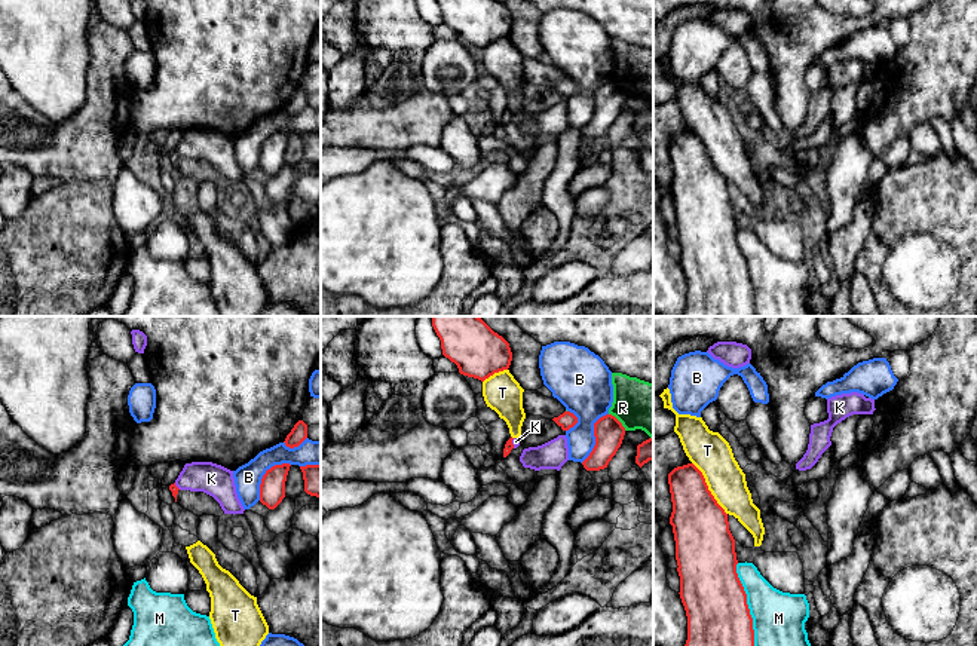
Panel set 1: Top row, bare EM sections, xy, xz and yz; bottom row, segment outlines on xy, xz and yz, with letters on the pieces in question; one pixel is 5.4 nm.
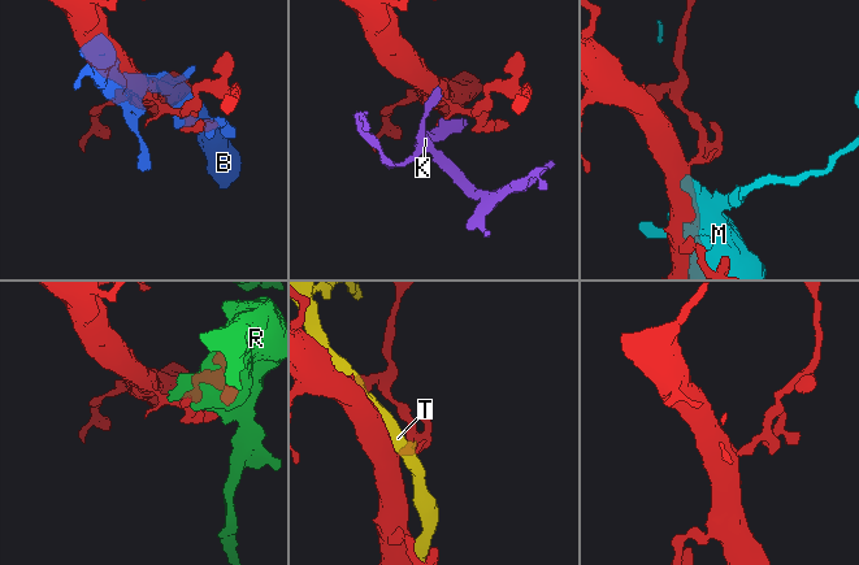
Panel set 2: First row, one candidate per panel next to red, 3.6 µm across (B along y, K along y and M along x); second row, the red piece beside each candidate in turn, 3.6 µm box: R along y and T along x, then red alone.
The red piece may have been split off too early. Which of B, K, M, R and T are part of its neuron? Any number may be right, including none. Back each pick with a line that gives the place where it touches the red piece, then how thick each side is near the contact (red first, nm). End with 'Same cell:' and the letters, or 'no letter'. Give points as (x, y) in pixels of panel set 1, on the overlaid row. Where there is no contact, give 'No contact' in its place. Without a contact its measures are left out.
Same cell: no letter

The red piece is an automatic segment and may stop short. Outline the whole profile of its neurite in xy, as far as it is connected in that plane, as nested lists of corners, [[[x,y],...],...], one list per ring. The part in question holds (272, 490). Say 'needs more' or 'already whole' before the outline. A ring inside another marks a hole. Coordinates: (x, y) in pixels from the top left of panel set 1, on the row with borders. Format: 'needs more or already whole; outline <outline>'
already whole; outline [[[290,463],[275,465],[266,471],[260,484],[260,502],[275,509],[285,497],[285,481]]]

